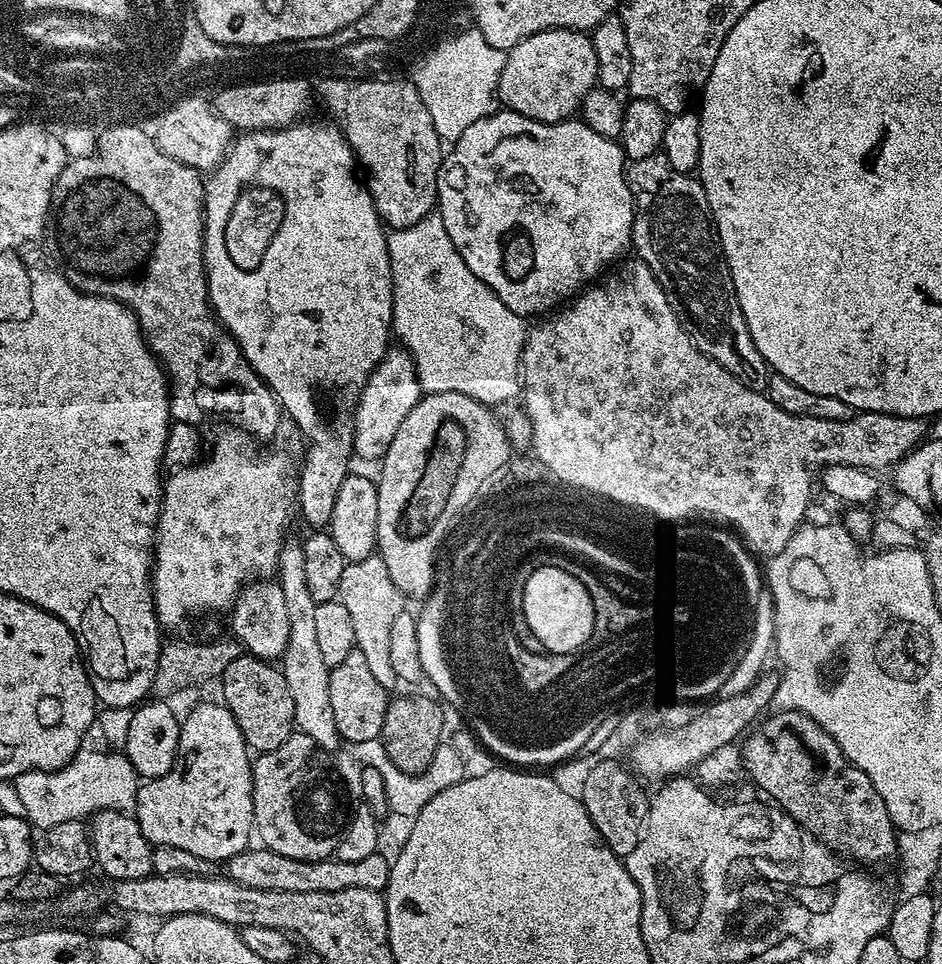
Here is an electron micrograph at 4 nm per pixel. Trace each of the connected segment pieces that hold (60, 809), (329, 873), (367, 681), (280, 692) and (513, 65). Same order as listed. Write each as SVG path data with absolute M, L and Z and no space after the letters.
M85 747L66 766L53 772L23 772L14 783L26 809L24 819L37 829L58 826L58 822L84 820L102 810L131 813L136 807L138 777L128 757L116 750L95 752Z
M263 846L249 847L248 851L230 857L226 862L226 875L229 880L254 890L274 890L275 892L333 892L334 890L374 890L383 893L388 886L389 857L377 854L362 858L362 862L342 862L335 858L318 862L298 862L298 858L286 858L283 854L274 854L274 850Z
M351 652L345 660L338 662L338 666L330 670L330 707L334 714L336 735L341 741L348 740L349 745L380 738L382 722L386 722L389 699L389 689L374 679L374 673L361 652Z
M242 654L226 666L218 678L219 684L224 691L222 703L234 714L234 722L238 722L238 730L242 730L242 738L253 753L278 750L290 738L296 728L294 697L290 695L290 686L286 686L283 671L275 663Z
M551 28L518 42L518 46L507 49L504 69L500 75L498 100L509 112L517 112L543 124L559 124L561 120L575 117L586 94L590 89L597 87L596 70L597 59L594 58L591 35L576 32L573 28Z

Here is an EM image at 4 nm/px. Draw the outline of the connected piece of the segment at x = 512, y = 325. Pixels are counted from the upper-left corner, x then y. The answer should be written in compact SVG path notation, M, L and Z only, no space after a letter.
M439 211L428 212L420 222L414 222L414 226L391 229L387 233L387 237L390 266L392 267L392 323L390 328L395 339L396 336L400 339L397 340L399 347L412 356L421 389L425 393L457 392L458 394L466 394L470 398L489 406L497 406L496 404L512 400L515 396L517 399L522 392L520 355L524 353L525 317L514 314L514 310L510 310L510 306L506 306L506 302L502 302L502 298L498 298L498 294L494 294L494 290L490 290L490 286L486 286L486 282L482 282L482 278L478 278L478 274L474 274L474 270L470 270L470 266L466 266L466 262L462 262L462 254L458 254L458 246L454 246L454 242L450 242L450 234L446 234L446 226L442 222Z

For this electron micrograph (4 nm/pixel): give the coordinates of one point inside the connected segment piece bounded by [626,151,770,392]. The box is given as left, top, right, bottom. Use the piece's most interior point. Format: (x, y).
(673, 232)

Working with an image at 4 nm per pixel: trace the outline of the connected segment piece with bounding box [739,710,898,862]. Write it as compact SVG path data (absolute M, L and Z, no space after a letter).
M773 711L773 716L761 719L743 737L739 745L740 759L743 771L768 796L773 796L775 803L783 808L787 816L793 816L796 823L805 832L811 832L817 841L824 844L844 846L852 842L852 854L858 860L880 862L890 856L897 855L898 829L893 824L890 814L886 810L886 802L882 802L882 794L874 790L874 782L866 778L858 766L854 766L842 754L842 750L816 720L810 718L805 712Z

